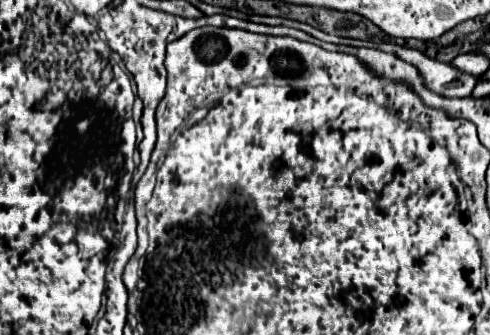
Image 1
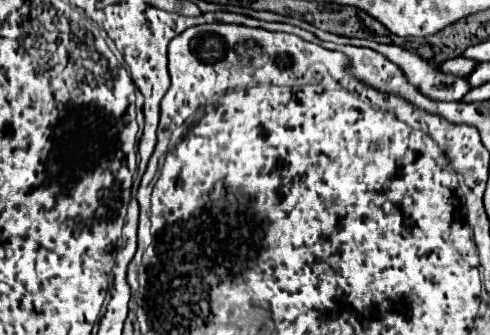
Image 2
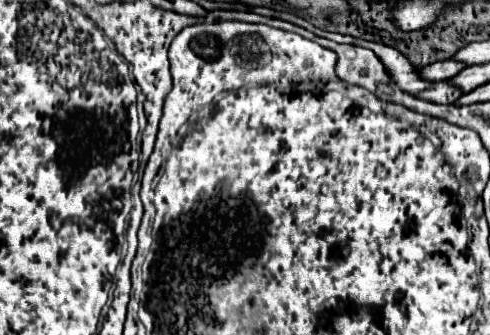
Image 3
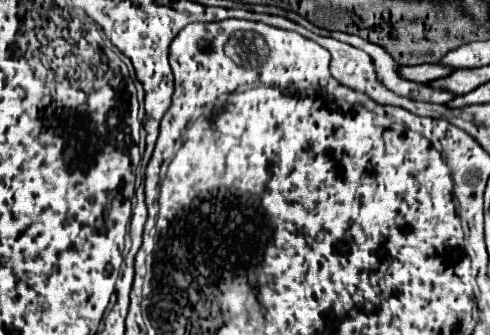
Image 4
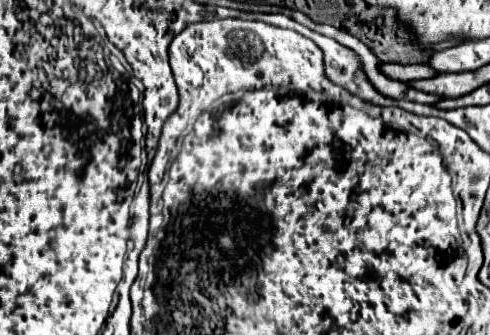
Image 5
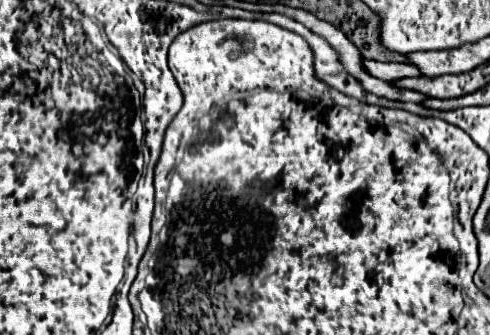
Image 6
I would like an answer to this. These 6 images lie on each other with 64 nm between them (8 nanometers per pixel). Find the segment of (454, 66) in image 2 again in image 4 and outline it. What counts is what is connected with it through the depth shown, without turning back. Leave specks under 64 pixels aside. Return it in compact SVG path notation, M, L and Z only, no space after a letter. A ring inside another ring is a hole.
M420 64L420 66L400 66L400 76L414 82L432 82L436 78L444 78L452 72L452 68L440 64Z

